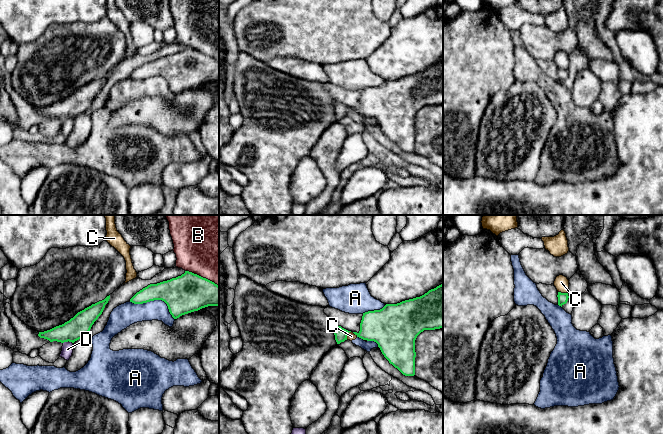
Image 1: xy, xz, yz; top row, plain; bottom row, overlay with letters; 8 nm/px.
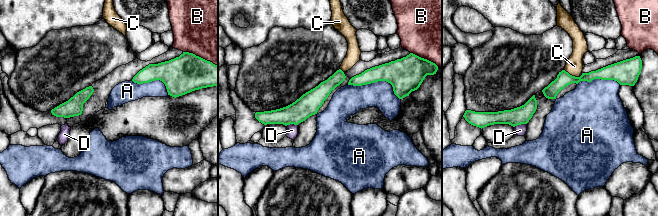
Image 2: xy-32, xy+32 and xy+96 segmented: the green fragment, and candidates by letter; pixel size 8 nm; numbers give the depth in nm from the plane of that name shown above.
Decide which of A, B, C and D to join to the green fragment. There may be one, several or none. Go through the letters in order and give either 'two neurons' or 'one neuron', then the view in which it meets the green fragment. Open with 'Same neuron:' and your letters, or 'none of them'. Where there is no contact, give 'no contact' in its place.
Same neuron: none of them
A: two neurons | xy
B: two neurons | xy
C: two neurons | yz
D: two neurons | xy

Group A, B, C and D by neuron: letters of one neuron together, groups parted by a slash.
A C / B / D

